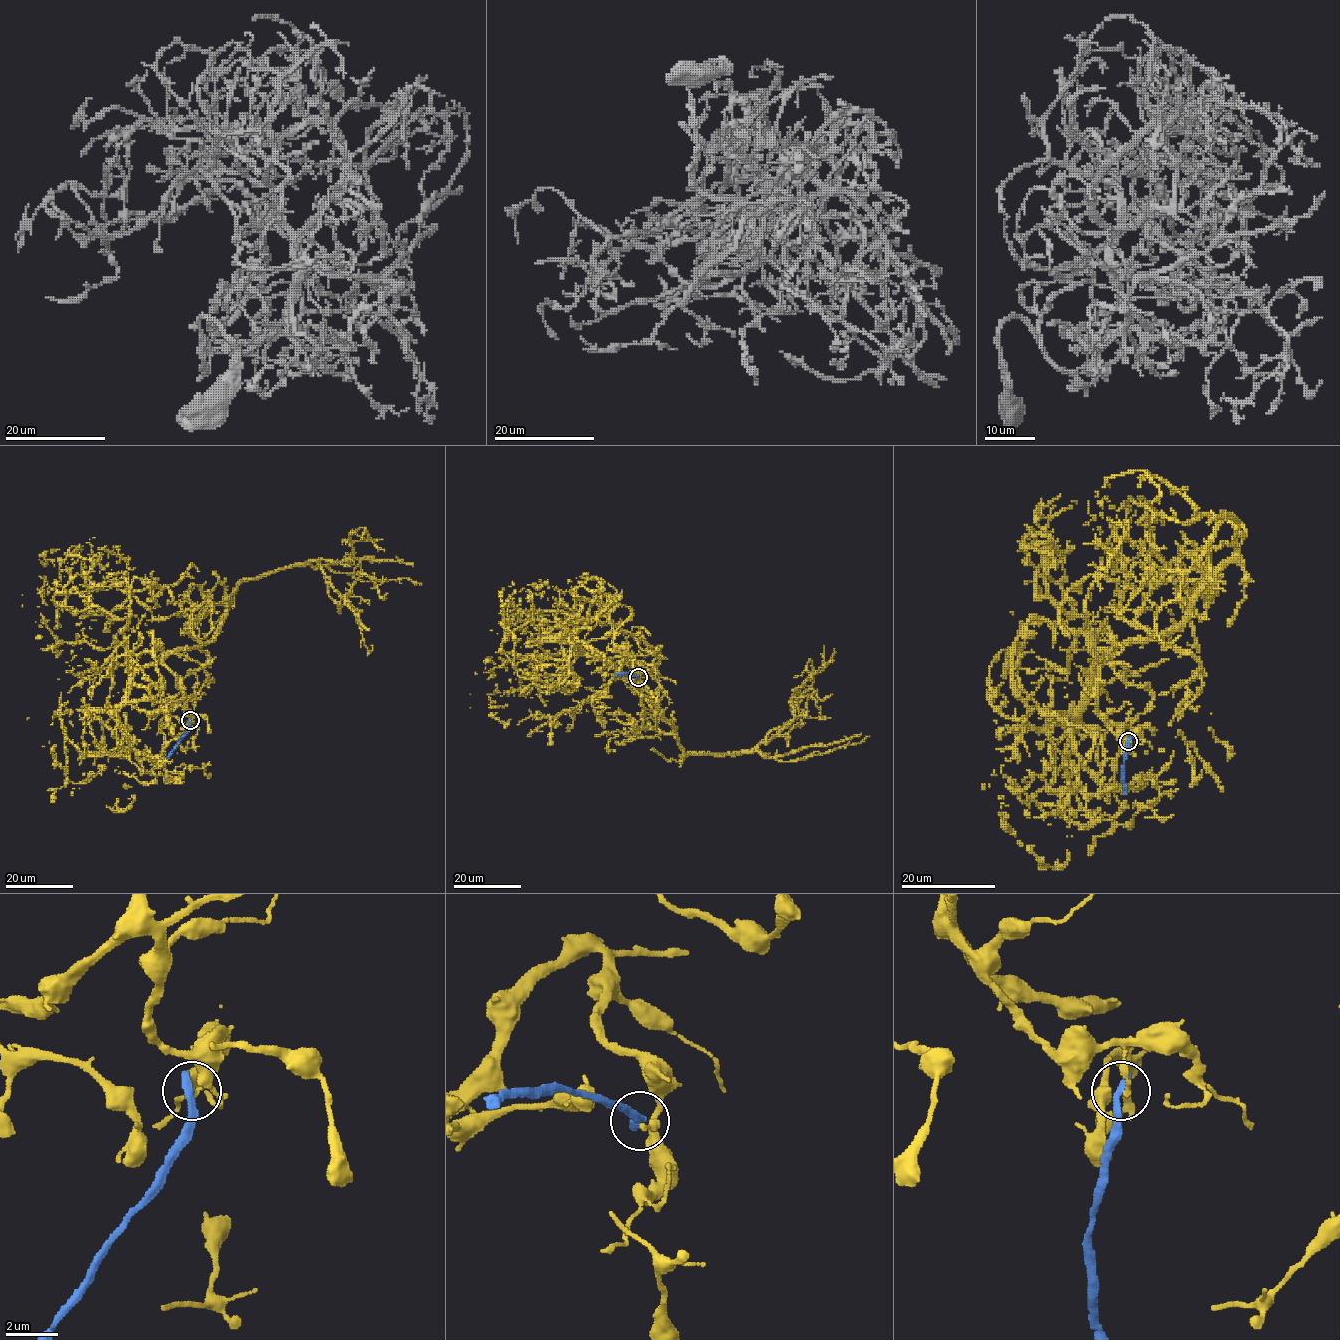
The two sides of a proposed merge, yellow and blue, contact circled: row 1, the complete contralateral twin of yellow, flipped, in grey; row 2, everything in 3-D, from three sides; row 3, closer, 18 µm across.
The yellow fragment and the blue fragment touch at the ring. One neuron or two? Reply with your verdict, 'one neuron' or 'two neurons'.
two neurons

